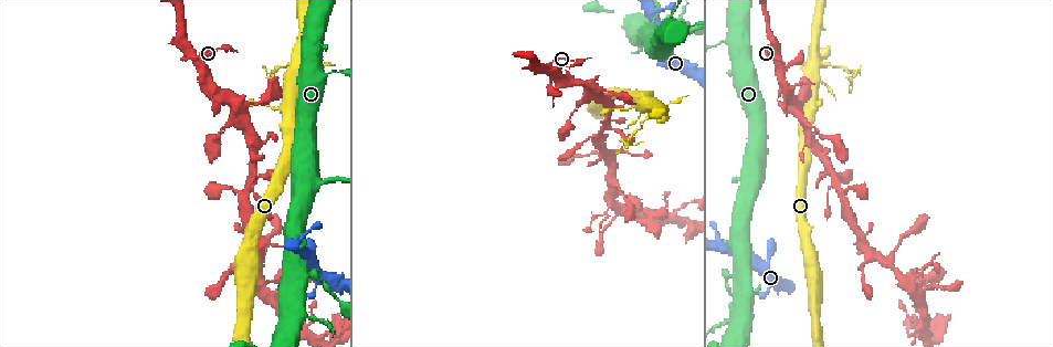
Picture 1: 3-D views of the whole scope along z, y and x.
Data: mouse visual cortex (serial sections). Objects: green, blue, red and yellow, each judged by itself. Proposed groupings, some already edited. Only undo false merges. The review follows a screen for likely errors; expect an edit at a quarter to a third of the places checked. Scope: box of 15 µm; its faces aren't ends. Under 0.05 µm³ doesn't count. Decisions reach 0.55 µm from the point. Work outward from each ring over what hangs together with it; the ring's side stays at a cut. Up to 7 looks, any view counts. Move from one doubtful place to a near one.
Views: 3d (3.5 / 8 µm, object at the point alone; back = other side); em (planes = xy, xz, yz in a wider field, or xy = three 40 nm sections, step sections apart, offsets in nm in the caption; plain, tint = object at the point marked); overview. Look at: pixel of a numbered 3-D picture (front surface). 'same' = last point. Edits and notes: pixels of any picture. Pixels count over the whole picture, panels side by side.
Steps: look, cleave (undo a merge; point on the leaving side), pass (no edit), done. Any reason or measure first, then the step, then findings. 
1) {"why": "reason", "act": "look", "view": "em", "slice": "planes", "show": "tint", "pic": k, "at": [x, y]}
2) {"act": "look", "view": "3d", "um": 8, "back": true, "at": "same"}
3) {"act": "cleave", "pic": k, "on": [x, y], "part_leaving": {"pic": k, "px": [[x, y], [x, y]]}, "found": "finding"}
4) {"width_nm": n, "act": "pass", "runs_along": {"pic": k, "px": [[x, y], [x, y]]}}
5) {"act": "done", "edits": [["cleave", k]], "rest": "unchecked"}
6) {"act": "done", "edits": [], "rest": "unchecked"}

{"why": "sudden change in width", "act": "look", "view": "3d", "um": 3.5, "pic": 1, "at": [300, 273]}

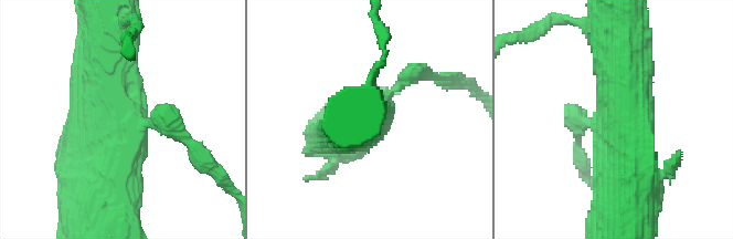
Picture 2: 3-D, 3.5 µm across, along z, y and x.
{"why": "need the tissue", "act": "look", "view": "em", "slice": "xy", "step": 1, "show": "plain", "pic": 2, "at": [128, 118]}

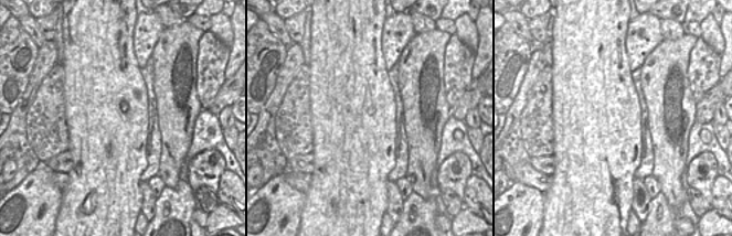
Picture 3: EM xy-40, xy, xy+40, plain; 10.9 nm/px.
{"why": "where the object lies", "act": "look", "view": "em", "slice": "xy", "step": 1, "show": "tint", "at": "same"}

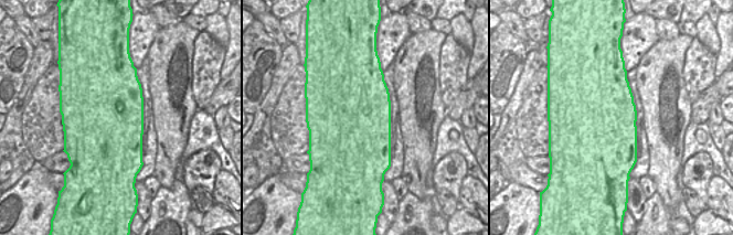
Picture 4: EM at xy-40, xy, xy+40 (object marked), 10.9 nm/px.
{"act": "pass", "runs_along": {"pic": 2, "px": [[106, 61], [103, 214]]}, "found": "continuous, no second cell"}

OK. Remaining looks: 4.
{"why": "a narrow waist", "act": "look", "view": "3d", "um": 8, "pic": 1, "at": [791, 65]}

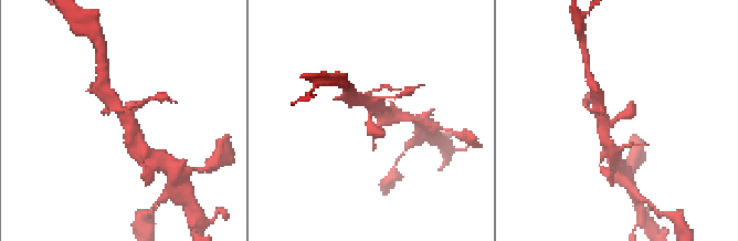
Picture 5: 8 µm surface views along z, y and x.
{"why": "zoom in", "act": "look", "view": "3d", "um": 3.5, "back": true, "pic": 5, "at": [369, 116]}

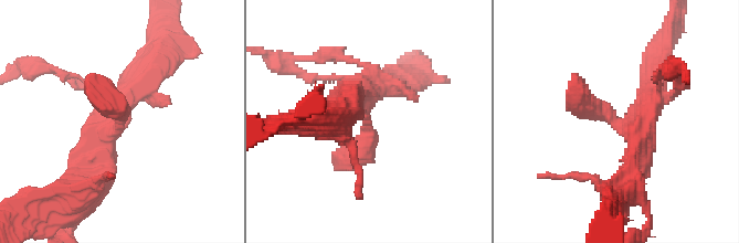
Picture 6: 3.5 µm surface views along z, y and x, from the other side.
{"why": "need the tissue", "act": "look", "view": "em", "slice": "xy", "step": 3, "show": "tint", "pic": 6, "at": [115, 120]}

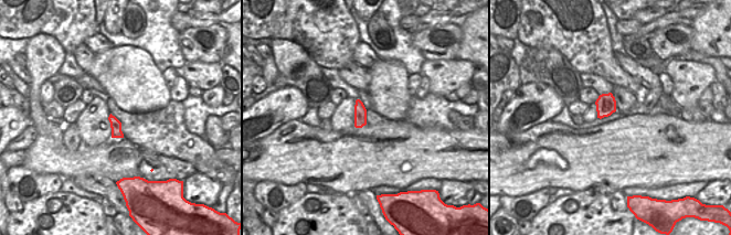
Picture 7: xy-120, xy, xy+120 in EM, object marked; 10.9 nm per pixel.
{"width_nm": 140, "act": "pass", "runs_along": {"pic": 6, "px": [[369, 71], [335, 161]]}, "found": "all the same cell"}

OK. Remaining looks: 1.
{"why": "abrupt turn", "act": "look", "view": "3d", "um": 3.5, "pic": 1, "at": [647, 115]}

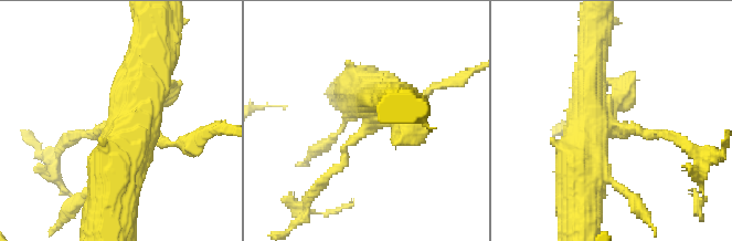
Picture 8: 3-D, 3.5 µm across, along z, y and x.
{"act": "cleave", "pic": 8, "on": [445, 83], "found": "two cells meet here"}

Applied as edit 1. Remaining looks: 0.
{"act": "done", "edits": [["cleave", 8]], "rest": "unchecked"}

